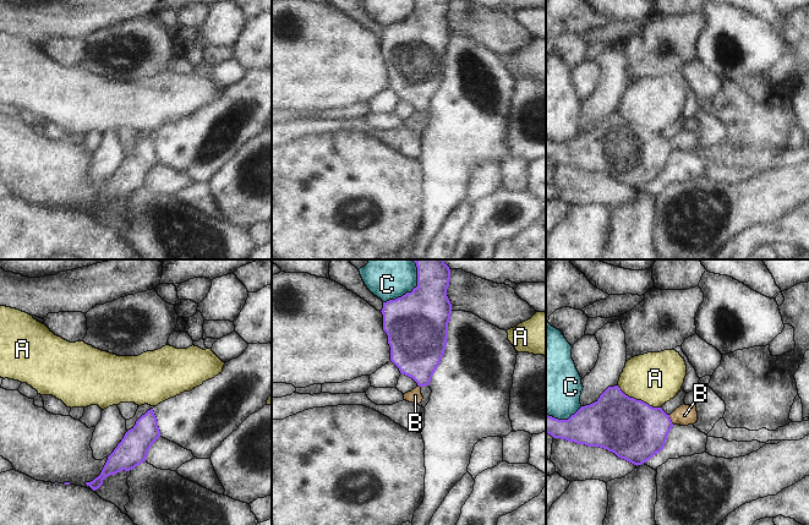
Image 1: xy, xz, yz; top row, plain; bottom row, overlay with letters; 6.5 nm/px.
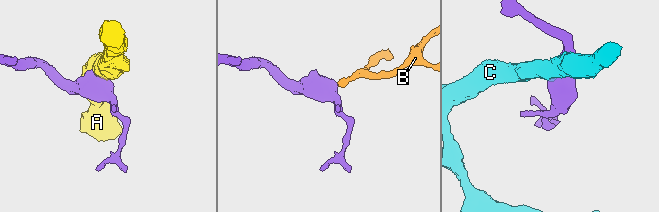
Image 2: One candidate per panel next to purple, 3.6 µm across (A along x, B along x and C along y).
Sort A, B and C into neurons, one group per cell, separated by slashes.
A / B / C

